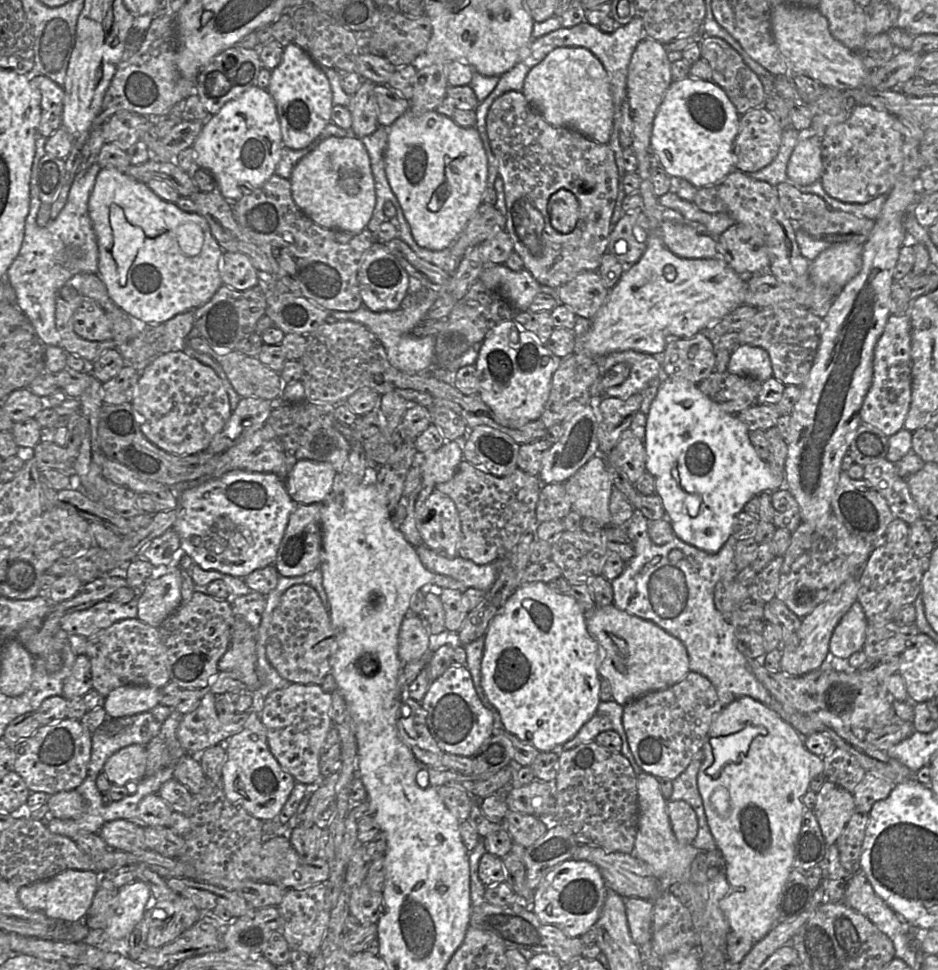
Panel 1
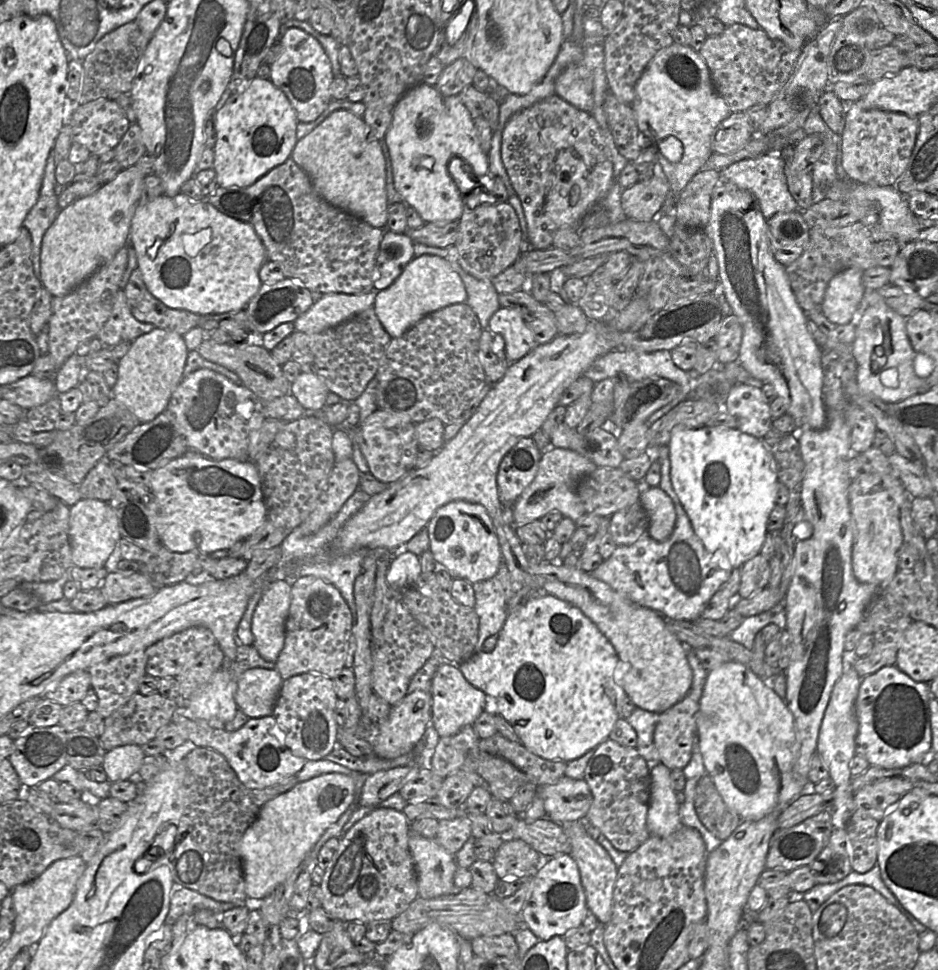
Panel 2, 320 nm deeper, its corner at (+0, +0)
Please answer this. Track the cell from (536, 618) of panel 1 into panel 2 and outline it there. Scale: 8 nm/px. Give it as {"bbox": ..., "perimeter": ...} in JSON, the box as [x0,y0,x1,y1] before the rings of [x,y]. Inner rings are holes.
{"bbox":[459,594,628,762],"perimeter":[[[549,594],[530,600],[525,606],[508,614],[505,623],[498,633],[498,640],[491,652],[476,652],[469,660],[459,665],[459,669],[466,680],[477,689],[483,691],[490,698],[486,710],[504,717],[514,728],[527,750],[537,756],[550,761],[570,762],[591,750],[595,750],[609,735],[619,719],[619,708],[625,697],[628,697],[622,686],[614,680],[614,672],[619,658],[608,639],[597,626],[586,617],[577,607]]]}

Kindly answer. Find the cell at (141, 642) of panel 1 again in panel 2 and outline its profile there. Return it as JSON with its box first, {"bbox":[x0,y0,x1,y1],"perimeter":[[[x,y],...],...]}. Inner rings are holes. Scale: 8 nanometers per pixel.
{"bbox":[88,650,146,719],"perimeter":[[[139,650],[126,655],[115,656],[88,668],[91,677],[90,688],[92,688],[98,698],[97,712],[101,718],[105,719],[115,710],[126,703],[130,697],[138,693],[138,686],[145,672],[146,657],[145,651]]]}

